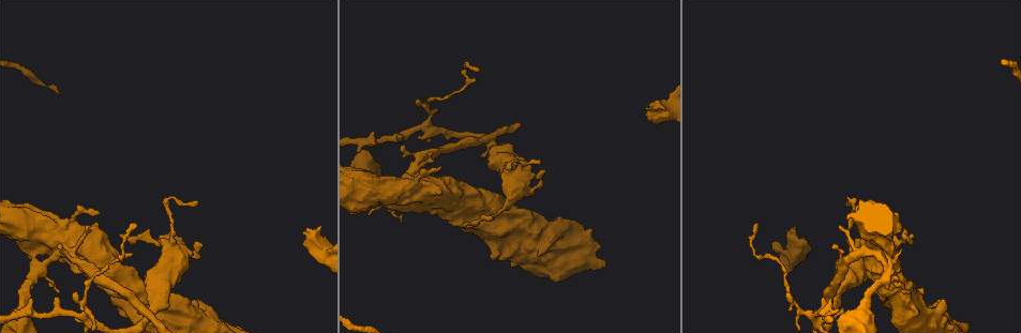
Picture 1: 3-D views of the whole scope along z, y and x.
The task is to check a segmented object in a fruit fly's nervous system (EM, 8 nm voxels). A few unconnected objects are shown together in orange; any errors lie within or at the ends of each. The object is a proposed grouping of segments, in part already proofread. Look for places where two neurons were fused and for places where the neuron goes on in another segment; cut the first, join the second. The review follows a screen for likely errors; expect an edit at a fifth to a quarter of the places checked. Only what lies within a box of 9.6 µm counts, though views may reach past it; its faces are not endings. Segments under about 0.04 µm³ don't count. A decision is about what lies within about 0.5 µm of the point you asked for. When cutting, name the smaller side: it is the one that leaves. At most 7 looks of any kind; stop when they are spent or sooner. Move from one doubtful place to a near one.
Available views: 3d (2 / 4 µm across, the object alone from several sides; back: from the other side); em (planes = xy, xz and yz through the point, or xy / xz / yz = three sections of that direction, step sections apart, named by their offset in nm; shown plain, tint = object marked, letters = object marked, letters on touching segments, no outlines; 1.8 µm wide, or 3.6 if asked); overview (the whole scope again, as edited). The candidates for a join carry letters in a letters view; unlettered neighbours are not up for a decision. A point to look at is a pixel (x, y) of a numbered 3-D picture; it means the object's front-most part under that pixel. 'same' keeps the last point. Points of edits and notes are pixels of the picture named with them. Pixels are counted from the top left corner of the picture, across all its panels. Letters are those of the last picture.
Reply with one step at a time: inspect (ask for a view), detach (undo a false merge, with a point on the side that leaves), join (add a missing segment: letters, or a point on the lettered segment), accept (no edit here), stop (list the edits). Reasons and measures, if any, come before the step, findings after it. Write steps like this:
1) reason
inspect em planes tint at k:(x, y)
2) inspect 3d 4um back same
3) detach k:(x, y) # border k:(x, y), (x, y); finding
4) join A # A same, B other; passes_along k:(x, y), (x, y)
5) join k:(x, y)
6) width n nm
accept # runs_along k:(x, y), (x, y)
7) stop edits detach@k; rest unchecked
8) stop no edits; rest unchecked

thick turns thin
inspect 3d 4um at 1:(796, 241)

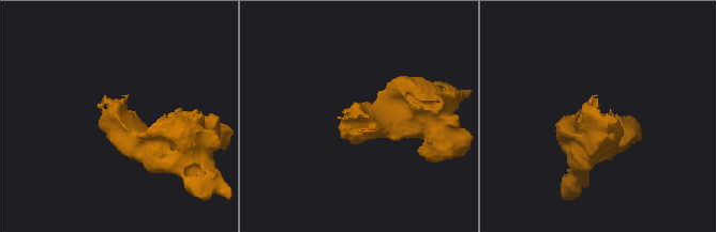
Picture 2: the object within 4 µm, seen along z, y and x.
now the EM
inspect em planes letters at 2:(595, 123)

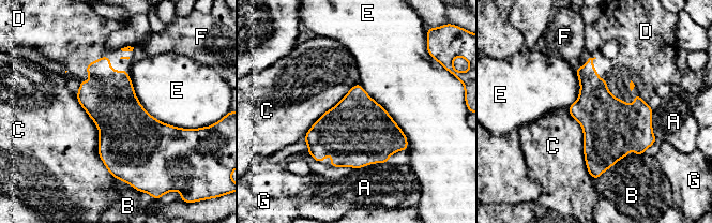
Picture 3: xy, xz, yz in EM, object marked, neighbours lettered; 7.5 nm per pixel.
join D # A other, B other, C other, D same, E other, F other, G other; it goes on there

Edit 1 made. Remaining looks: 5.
sharp bend
inspect em xz step 16 letters at 1:(489, 143)

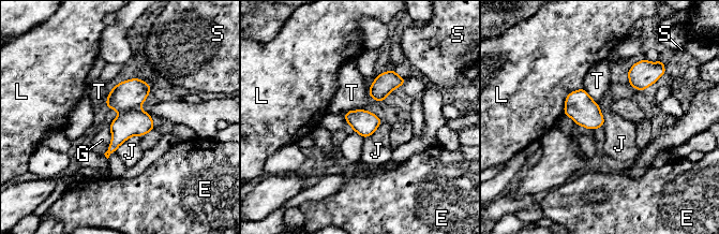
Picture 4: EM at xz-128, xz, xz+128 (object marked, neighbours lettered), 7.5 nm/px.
detach 4:(133, 122) # E other, G other, J other, L other, S other, T other; border 4:(138, 108), (132, 108), (119, 114); a second neuron is stuck on

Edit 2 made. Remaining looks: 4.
sudden change in width
inspect 3d 4um at 1:(41, 264)

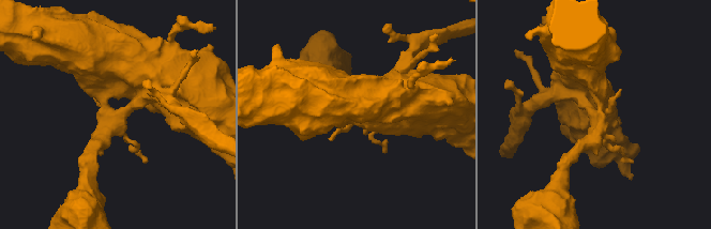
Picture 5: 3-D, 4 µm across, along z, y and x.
inspect em planes letters at 5:(114, 116)

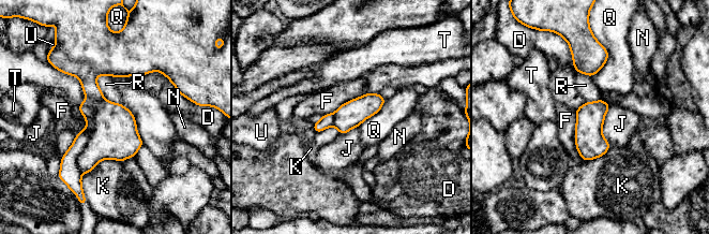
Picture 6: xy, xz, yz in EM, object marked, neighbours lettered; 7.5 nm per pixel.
detach 6:(115, 135) # D other, F other, J other, K other, N other, Q other, R other, T other, U other; border 6:(95, 108), (77, 158), (80, 173); two neurons meet here

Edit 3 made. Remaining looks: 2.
stop edits join@3, detach@4, detach@6; rest unchecked

